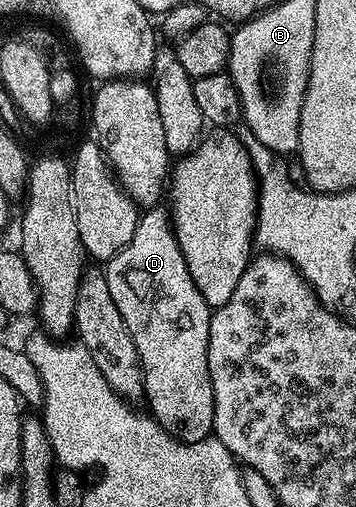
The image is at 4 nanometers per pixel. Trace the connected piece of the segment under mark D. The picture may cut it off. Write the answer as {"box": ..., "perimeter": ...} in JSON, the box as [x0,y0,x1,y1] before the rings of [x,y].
{"box":[104,207,215,444],"perimeter":[[[168,207],[146,208],[140,213],[135,234],[123,250],[119,250],[104,265],[107,286],[139,354],[139,362],[145,379],[144,399],[149,400],[148,411],[157,425],[169,436],[182,440],[185,444],[194,444],[208,440],[213,436],[215,418],[215,398],[211,386],[211,374],[207,366],[207,338],[209,337],[209,303],[199,294],[199,286],[187,270],[183,250],[179,250],[177,235],[173,232],[171,212]]]}

